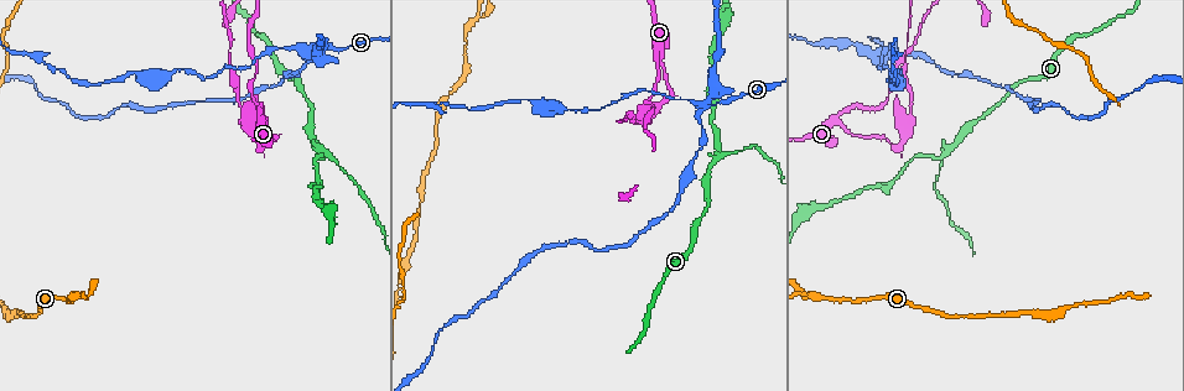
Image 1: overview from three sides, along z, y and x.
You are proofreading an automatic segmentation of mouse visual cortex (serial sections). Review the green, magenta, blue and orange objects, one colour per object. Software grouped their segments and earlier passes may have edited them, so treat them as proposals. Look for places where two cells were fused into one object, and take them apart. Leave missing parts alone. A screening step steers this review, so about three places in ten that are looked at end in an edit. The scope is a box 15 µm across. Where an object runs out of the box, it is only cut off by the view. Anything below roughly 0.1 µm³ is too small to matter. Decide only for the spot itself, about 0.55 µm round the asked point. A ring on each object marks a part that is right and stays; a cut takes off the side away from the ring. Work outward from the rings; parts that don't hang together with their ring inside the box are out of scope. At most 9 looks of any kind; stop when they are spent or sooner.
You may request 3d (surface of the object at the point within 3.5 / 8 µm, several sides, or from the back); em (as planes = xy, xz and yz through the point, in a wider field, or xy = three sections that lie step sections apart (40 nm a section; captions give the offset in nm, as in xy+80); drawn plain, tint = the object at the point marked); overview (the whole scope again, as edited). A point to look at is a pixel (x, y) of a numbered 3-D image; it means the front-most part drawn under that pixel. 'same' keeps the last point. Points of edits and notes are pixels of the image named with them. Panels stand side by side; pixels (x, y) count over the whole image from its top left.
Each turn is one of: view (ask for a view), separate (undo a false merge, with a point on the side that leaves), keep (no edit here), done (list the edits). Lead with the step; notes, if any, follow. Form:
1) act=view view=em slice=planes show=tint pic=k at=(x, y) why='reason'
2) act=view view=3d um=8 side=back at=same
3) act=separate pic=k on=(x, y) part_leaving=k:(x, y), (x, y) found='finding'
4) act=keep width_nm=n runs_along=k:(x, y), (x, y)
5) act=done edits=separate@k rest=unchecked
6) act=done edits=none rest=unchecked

act=view view=em slice=xy step=3 show=tint pic=1 at=(943, 153) why='arms part here'

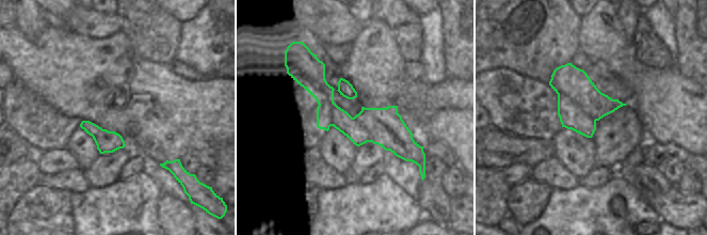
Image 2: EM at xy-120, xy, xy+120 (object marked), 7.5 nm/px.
act=view view=3d um=3.5 at=same

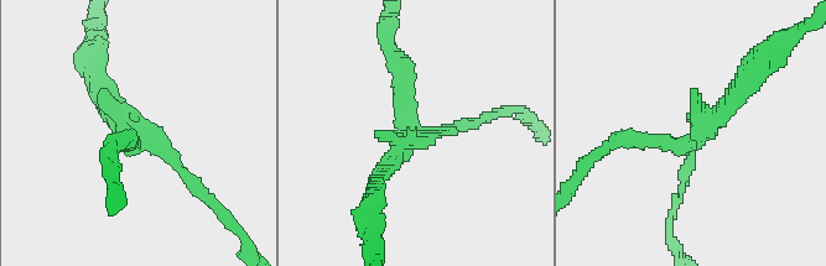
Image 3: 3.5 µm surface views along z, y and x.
act=separate pic=3 on=(685, 177) part_leaving=3:(139, 132), (150, 132), (222, 213) found='two cells meet here'

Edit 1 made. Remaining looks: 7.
act=view view=3d um=3.5 side=back pic=1 at=(707, 107)

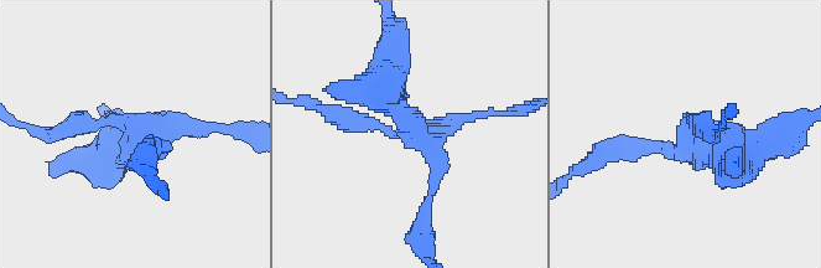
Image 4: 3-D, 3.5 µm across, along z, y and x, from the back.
act=view view=em slice=xy step=5 show=plain pic=4 at=(688, 136) arms=4 arm_widths_nm=150,200,200,450 why='now the EM'

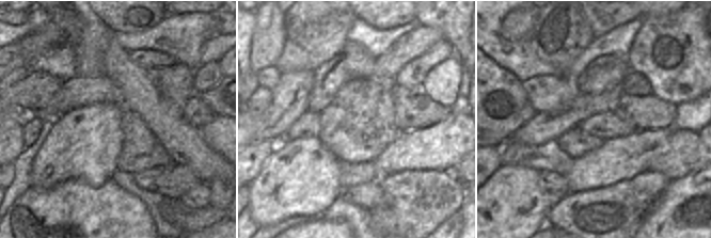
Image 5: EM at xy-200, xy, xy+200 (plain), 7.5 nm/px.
act=view view=em slice=xy step=5 show=tint at=same why='with the object marked'

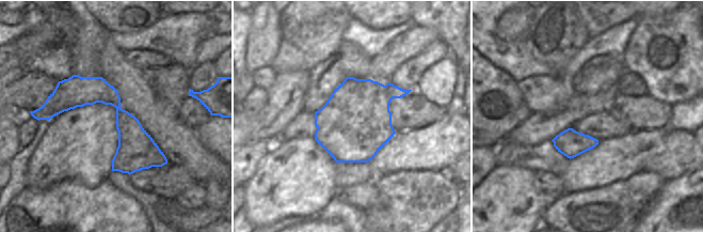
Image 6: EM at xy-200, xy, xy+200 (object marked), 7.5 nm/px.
act=separate pic=4 on=(639, 142) part_leaving=4:(690, 133), (680, 151), (595, 155) found='a second cell is stuck on'

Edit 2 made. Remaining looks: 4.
act=view view=3d um=3.5 pic=1 at=(580, 109) why='thin neck'

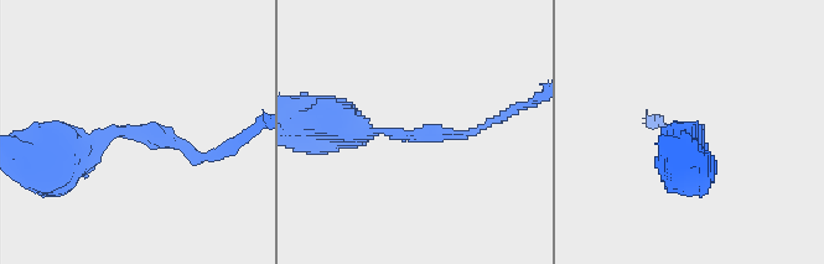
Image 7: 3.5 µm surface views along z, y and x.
act=view view=em slice=xy step=5 show=tint pic=7 at=(130, 131) arm_widths_nm=150,350

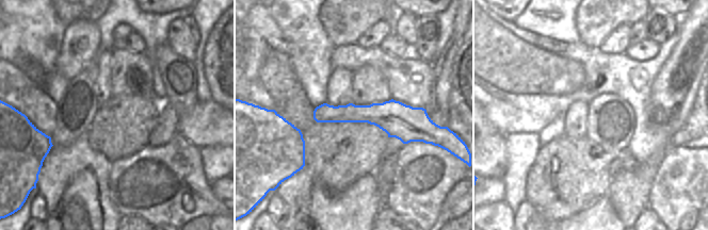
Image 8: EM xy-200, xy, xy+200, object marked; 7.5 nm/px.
act=view view=em slice=xy step=1 show=tint at=same

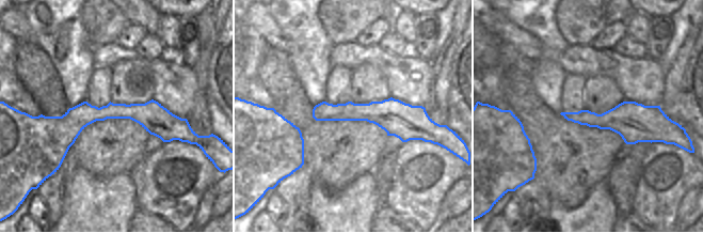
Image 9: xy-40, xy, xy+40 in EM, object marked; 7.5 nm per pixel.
act=keep runs_along=9:(44, 120), (136, 111), (184, 126) found='continuous, no second cell'

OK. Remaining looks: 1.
act=done edits=separate@3,separate@4 rest=unchecked

